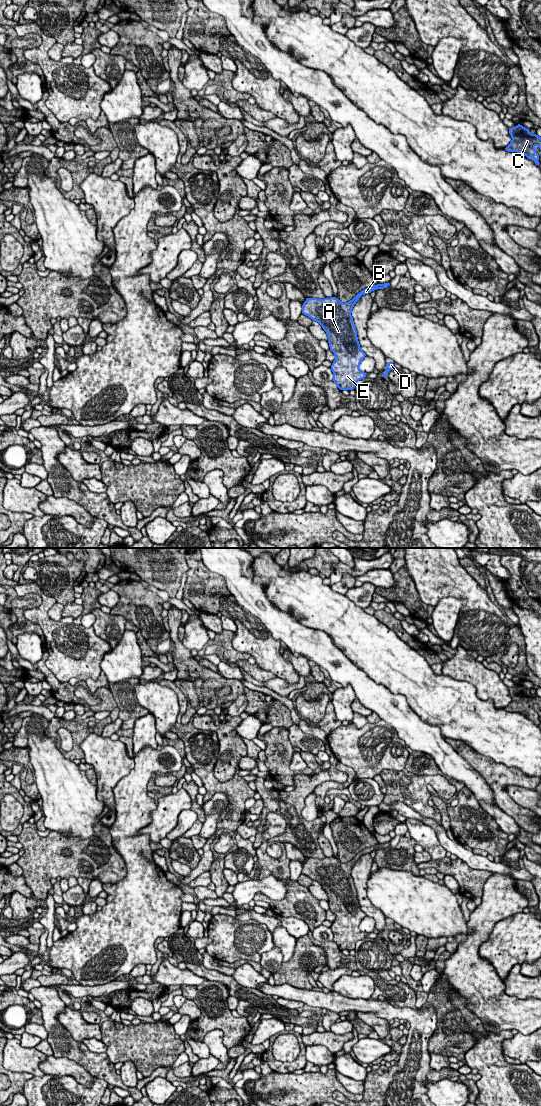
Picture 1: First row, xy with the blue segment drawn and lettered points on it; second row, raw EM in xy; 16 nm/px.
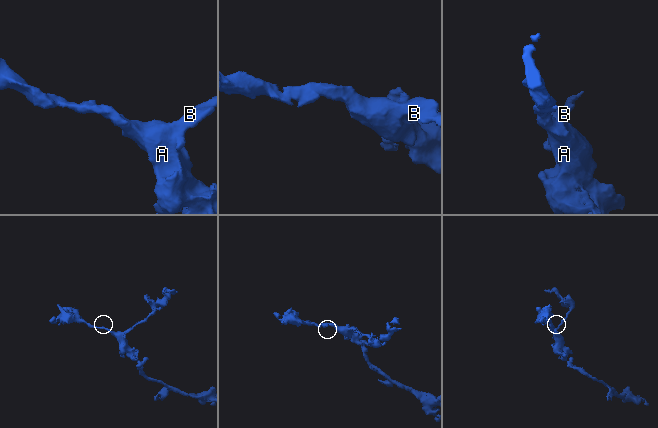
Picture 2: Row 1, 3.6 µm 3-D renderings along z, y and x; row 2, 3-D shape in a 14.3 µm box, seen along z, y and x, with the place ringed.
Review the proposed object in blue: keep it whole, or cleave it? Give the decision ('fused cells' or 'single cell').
single cell

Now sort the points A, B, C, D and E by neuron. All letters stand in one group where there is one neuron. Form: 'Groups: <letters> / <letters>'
Groups: A B C D E

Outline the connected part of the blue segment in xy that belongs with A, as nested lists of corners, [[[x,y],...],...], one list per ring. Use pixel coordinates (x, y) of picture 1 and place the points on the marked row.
[[[390,282],[368,287],[358,293],[351,301],[342,303],[337,297],[324,299],[307,298],[302,304],[302,314],[321,324],[328,335],[330,350],[336,358],[332,362],[333,382],[339,390],[353,390],[356,382],[366,378],[359,369],[366,354],[361,350],[357,330],[351,316],[352,308],[364,295],[377,289],[390,286]]]

